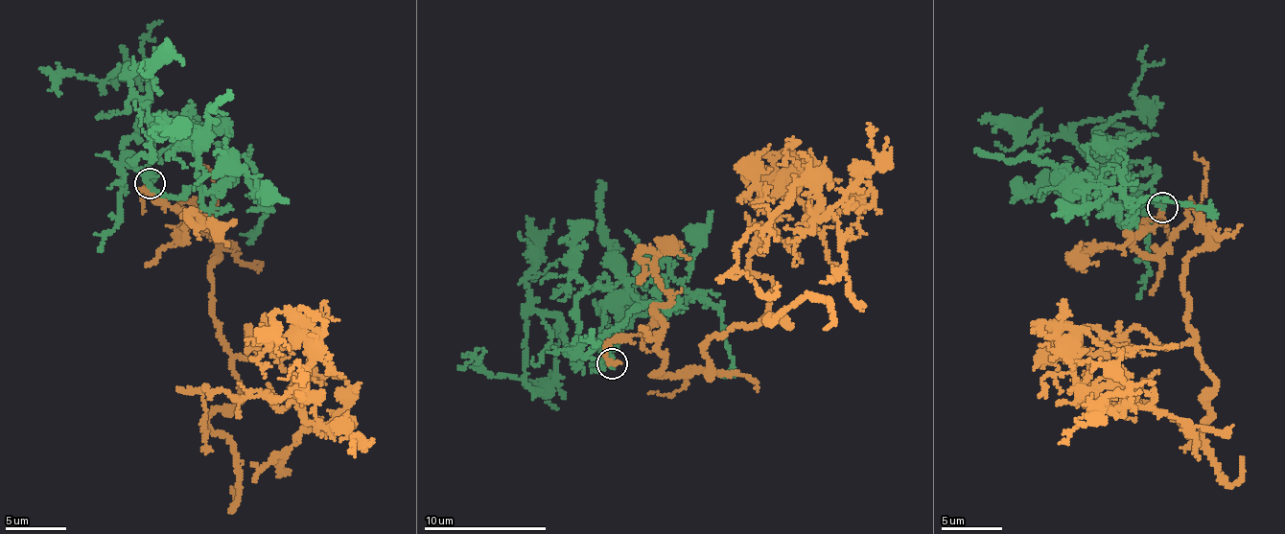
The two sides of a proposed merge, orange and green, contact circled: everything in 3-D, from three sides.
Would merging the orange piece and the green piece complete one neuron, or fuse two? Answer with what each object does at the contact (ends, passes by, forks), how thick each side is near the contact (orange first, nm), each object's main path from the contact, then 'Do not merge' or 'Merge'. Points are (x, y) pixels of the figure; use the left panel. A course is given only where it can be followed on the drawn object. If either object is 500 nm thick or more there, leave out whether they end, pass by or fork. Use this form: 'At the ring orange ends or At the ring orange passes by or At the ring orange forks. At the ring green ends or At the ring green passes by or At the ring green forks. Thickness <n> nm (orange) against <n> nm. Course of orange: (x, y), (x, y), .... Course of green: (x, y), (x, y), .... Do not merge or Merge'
At the ring orange passes by. At the ring green ends. Thickness 150 nm (orange) against 300 nm. Course of orange: (149, 185), (216, 246), (228, 353), (255, 357), (251, 326), (313, 359), (280, 399), (198, 392), (210, 450). Course of green: (149, 182), (170, 197), (197, 189), (206, 209), (224, 168), (245, 156), (268, 207), (259, 230), (240, 234). Merge

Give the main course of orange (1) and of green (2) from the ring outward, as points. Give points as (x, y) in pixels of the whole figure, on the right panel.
1: (1161, 209), (1139, 250), (1186, 206), (1206, 234), (1194, 340), (1071, 344), (1086, 405), (1145, 405), (1180, 448)
2: (1161, 206), (1127, 225), (1102, 172), (1133, 200), (1213, 212)

